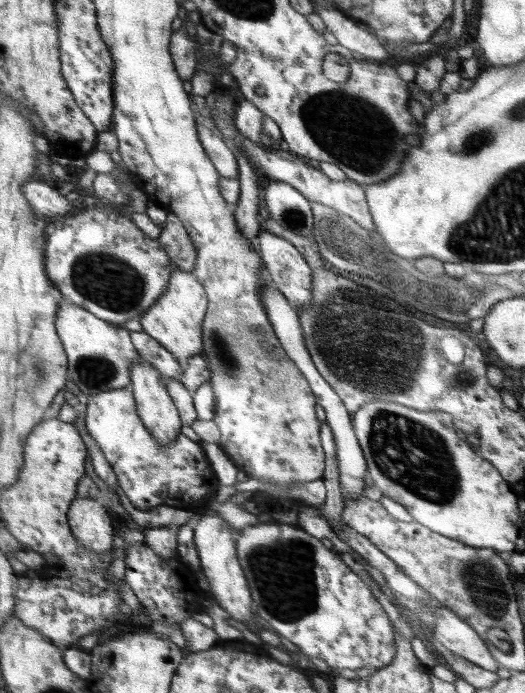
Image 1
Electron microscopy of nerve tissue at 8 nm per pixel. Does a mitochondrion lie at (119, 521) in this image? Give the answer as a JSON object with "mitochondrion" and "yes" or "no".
{"mitochondrion":"no"}

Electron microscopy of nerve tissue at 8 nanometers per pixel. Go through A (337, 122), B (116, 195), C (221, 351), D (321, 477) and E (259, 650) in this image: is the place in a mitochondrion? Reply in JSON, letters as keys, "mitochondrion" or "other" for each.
{"A":"mitochondrion","B":"other","C":"mitochondrion","D":"other","E":"other"}

